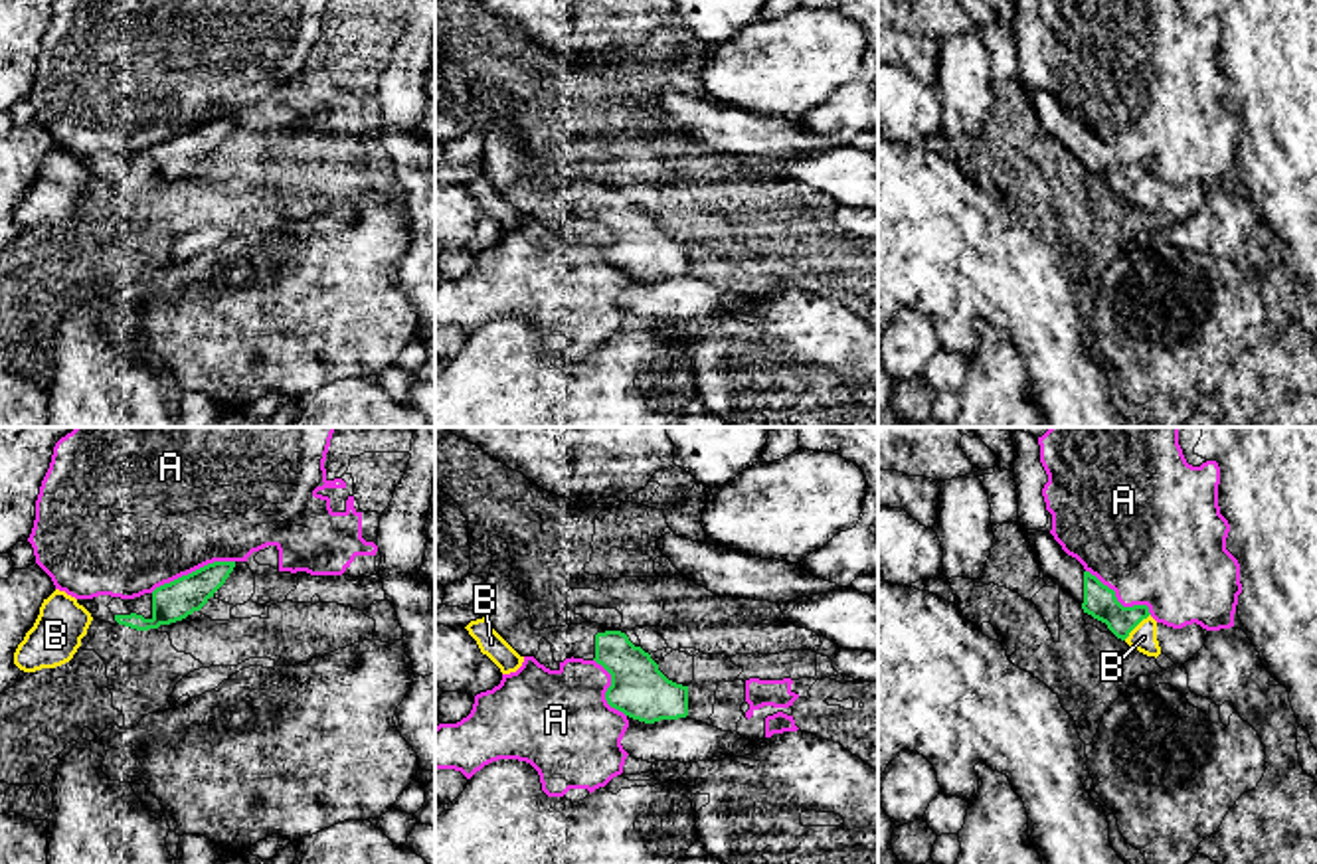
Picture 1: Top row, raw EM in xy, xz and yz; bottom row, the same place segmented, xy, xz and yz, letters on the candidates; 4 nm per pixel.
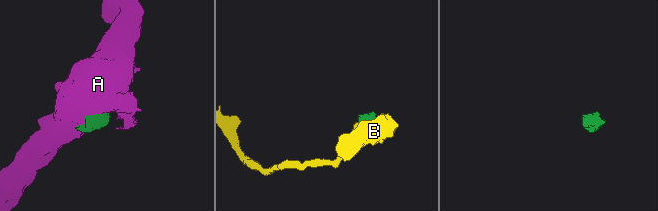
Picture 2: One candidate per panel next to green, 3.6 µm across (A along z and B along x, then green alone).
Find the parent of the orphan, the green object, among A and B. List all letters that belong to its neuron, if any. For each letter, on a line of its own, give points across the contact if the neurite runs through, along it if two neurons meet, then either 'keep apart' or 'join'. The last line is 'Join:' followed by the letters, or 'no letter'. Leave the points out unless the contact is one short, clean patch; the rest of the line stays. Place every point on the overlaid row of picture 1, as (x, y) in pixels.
A: keep apart
B: keep apart
Join: no letter

